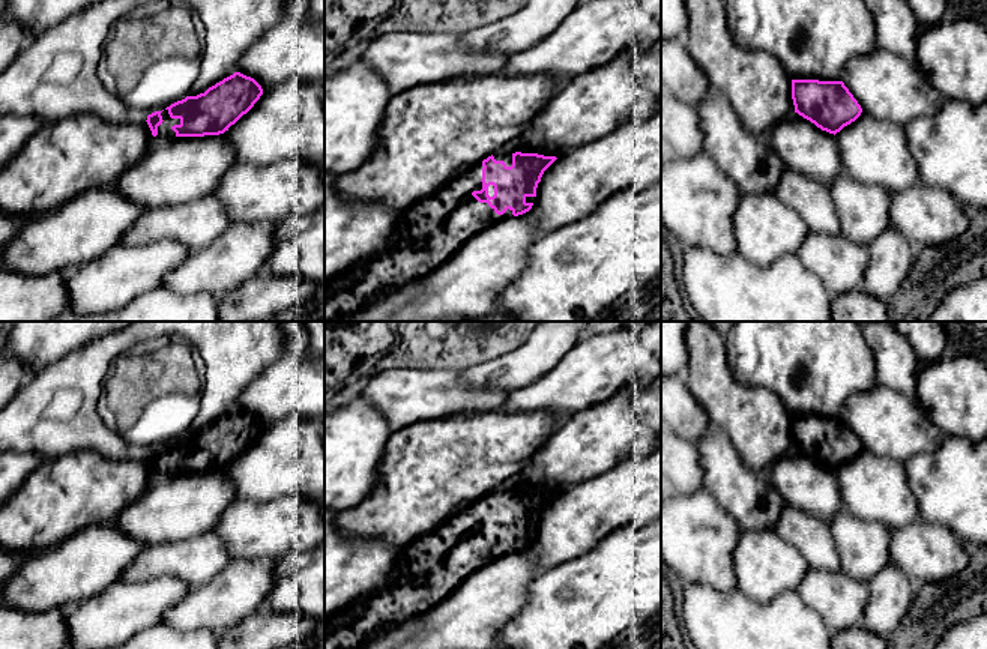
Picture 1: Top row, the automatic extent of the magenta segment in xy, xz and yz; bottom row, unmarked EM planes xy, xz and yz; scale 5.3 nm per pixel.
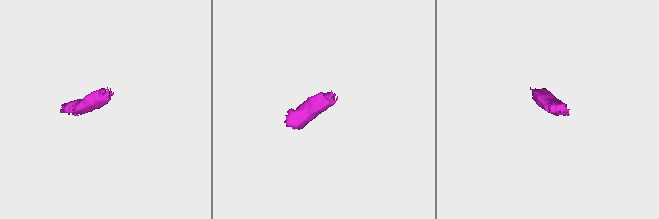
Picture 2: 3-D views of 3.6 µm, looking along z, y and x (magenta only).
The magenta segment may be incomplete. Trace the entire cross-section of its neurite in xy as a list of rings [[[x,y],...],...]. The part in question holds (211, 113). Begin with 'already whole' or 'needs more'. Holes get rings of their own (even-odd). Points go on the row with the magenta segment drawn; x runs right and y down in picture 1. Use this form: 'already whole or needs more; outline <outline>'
needs more; outline [[[234,72],[204,93],[149,114],[146,122],[153,137],[219,135],[246,114],[261,95],[263,89],[254,78]]]

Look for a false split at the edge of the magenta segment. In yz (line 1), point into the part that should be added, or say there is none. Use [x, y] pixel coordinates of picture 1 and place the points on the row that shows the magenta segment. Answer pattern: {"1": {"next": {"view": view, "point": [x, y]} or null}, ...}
{"1": {"next": null}}

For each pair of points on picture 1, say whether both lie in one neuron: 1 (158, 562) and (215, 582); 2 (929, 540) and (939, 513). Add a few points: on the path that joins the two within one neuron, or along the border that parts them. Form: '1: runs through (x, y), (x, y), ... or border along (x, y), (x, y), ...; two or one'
1: runs through (172, 562), (196, 562), (202, 568); one
2: border along (920, 517), (935, 525), (942, 525), (963, 544); two

